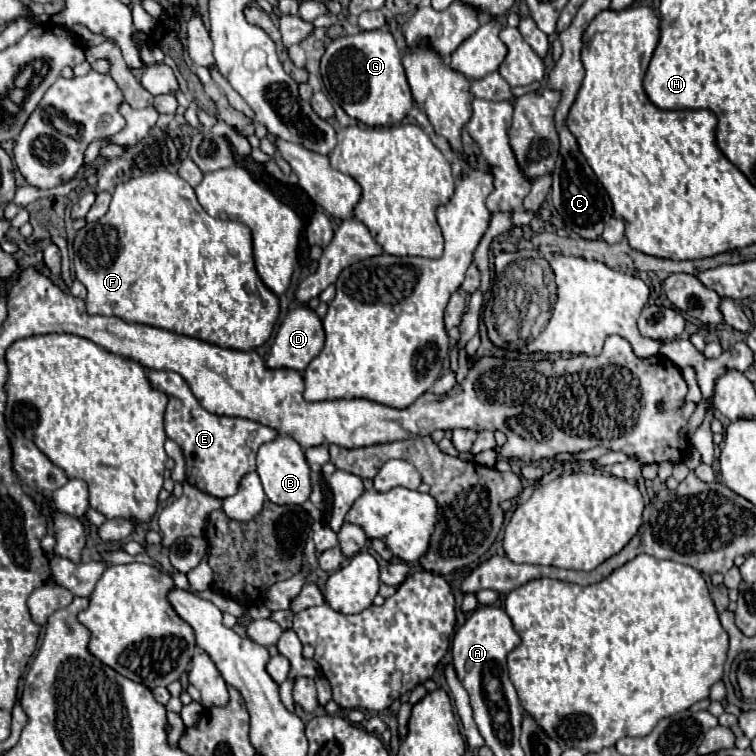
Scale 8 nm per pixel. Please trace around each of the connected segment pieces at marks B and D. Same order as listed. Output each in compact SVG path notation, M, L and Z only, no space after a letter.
M278 436L262 444L258 450L258 476L268 500L278 505L300 505L309 499L312 490L311 471L302 446L290 436Z
M308 306L290 310L280 324L270 356L268 368L292 368L302 372L324 346L324 328L316 312Z

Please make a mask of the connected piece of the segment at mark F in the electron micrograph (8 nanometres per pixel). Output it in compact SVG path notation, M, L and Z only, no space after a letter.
M166 170L118 184L110 210L98 222L76 232L74 254L76 278L88 290L88 314L118 316L130 324L146 324L236 350L262 346L278 320L278 296L264 286L254 268L250 228L238 220L208 216L198 204L194 188Z

